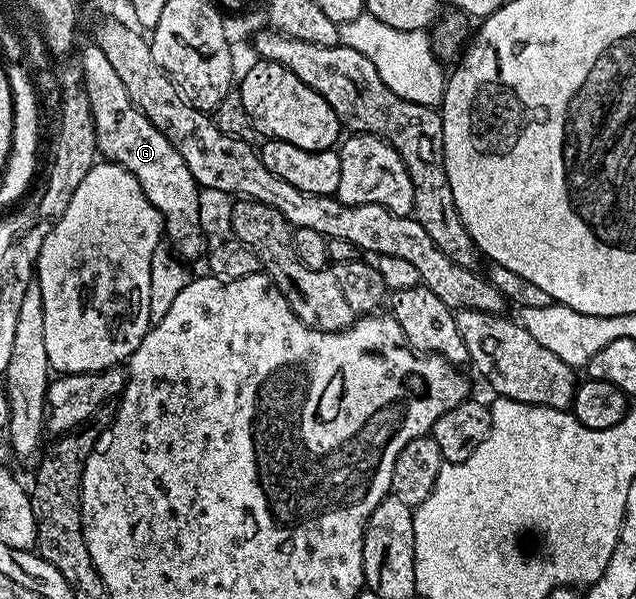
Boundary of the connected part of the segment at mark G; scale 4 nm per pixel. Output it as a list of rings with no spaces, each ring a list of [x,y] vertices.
[[[91,43],[80,51],[79,65],[83,68],[83,90],[89,99],[93,115],[98,156],[104,162],[125,167],[125,171],[129,171],[129,175],[141,183],[141,191],[145,191],[149,203],[153,203],[153,207],[157,207],[163,217],[166,240],[184,262],[192,263],[199,256],[200,260],[205,253],[203,217],[199,214],[201,186],[186,166],[185,159],[178,154],[173,143],[136,107],[133,99],[129,99],[125,83],[121,83],[117,71],[113,71],[109,59],[105,59],[105,51],[101,51],[98,43]]]

